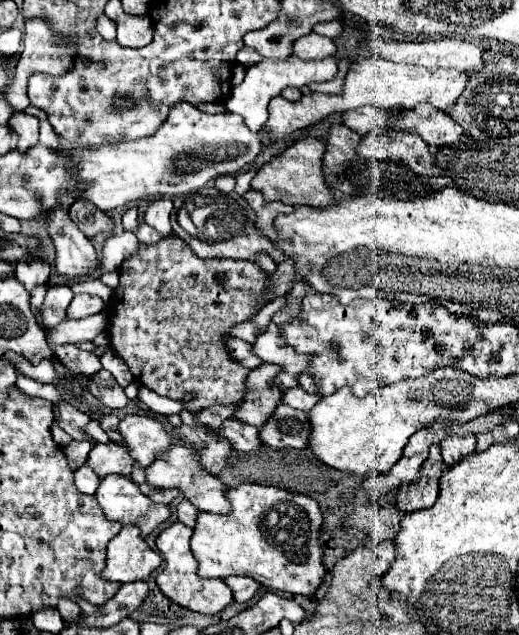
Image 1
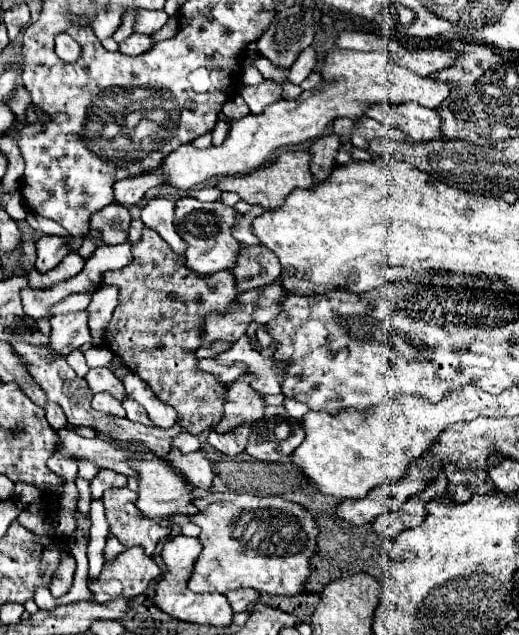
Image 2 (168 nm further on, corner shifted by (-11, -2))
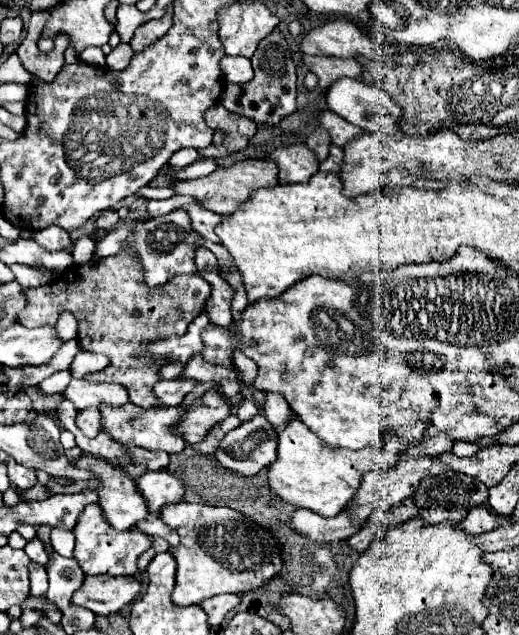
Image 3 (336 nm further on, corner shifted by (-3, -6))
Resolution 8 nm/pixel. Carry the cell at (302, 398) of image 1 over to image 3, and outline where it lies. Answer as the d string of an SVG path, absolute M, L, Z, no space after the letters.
M244 399L242 404L238 406L237 415L242 421L252 419L257 413L258 408L256 405L247 399Z

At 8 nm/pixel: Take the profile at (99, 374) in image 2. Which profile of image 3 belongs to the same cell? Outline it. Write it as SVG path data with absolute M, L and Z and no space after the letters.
M196 386L184 398L184 402L180 406L176 406L176 408L152 408L152 410L144 410L140 406L134 406L132 402L128 402L122 408L102 406L100 408L100 412L102 412L102 430L106 434L110 434L118 442L132 442L134 446L140 446L140 448L146 448L146 450L164 450L168 454L180 454L186 448L186 442L184 442L184 438L172 434L172 426L184 416L186 406L190 402L194 402L198 396L202 396L202 394L204 394L204 388Z

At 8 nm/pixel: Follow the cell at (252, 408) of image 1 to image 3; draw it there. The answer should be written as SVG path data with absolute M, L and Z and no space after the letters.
M208 390L188 406L188 414L180 418L180 426L176 426L176 430L180 430L180 436L188 444L194 444L200 442L208 430L222 422L228 414L232 414L232 408L222 394L218 390Z

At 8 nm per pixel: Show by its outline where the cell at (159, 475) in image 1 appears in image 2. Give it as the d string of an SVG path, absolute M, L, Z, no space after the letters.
M140 452L134 456L134 468L140 472L140 488L138 488L138 500L136 506L138 510L148 516L148 518L160 518L160 516L174 516L174 514L196 514L196 506L194 500L200 498L200 494L196 494L196 490L192 490L192 486L188 486L188 482L184 482L184 478L180 478L180 474L172 472L172 468L168 466L168 462L164 458L154 456L152 452Z

